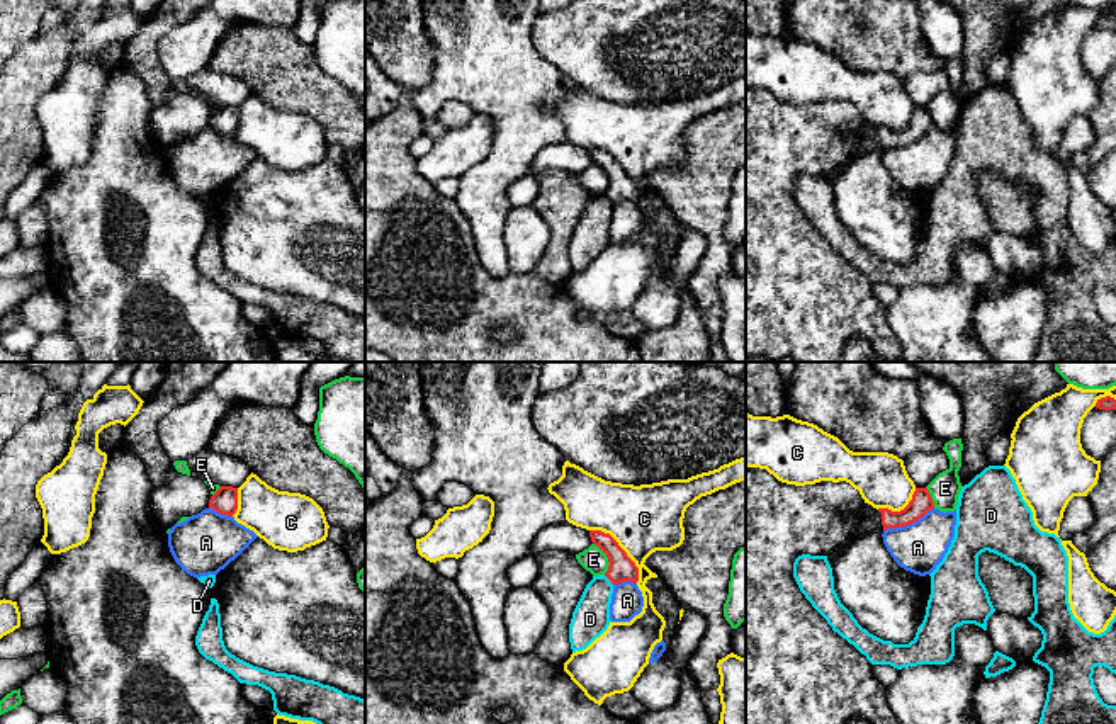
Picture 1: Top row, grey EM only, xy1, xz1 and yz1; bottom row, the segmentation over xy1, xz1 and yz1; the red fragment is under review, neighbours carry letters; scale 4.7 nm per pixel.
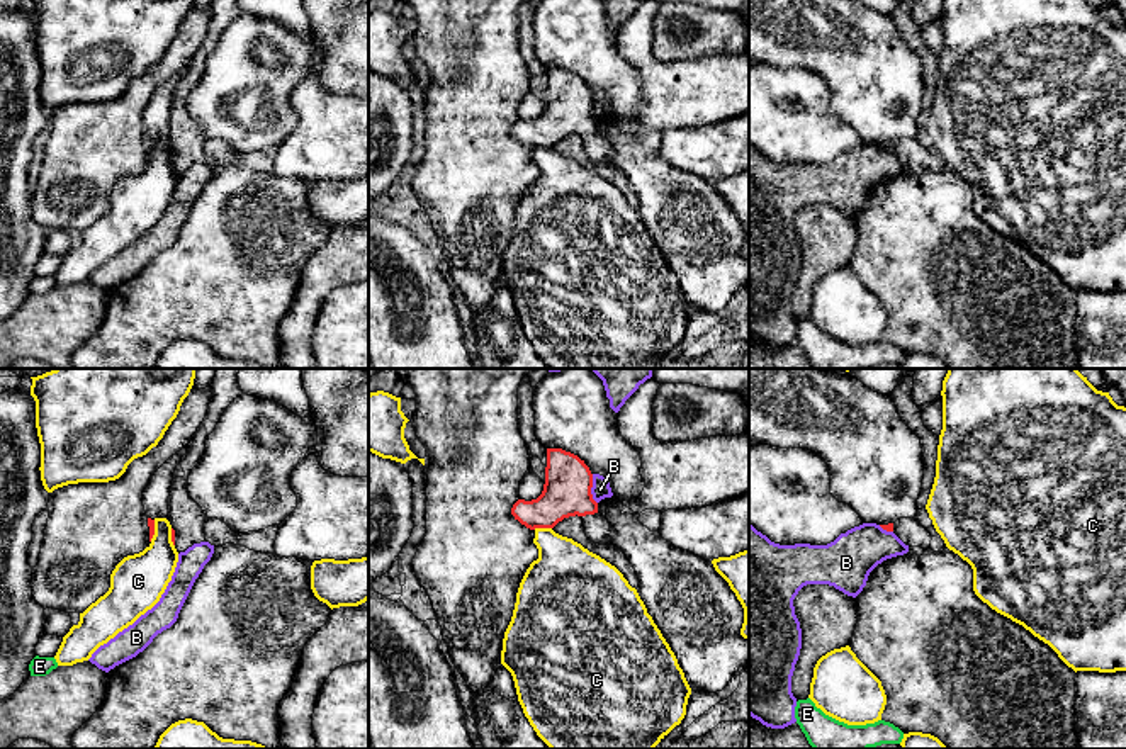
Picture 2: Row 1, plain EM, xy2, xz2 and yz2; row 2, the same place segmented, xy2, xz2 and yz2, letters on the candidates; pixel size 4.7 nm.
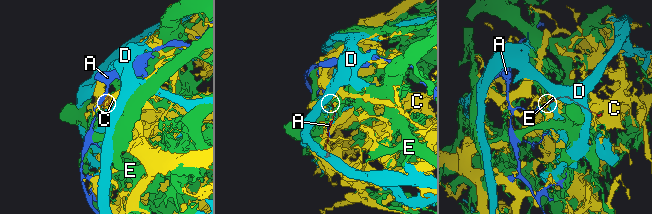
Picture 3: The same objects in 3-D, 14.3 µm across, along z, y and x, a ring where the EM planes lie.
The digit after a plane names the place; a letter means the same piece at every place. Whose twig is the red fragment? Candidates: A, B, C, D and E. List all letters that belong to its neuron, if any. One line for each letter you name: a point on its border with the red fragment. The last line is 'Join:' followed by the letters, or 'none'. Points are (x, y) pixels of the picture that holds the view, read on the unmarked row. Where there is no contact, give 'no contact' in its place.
Join: none

